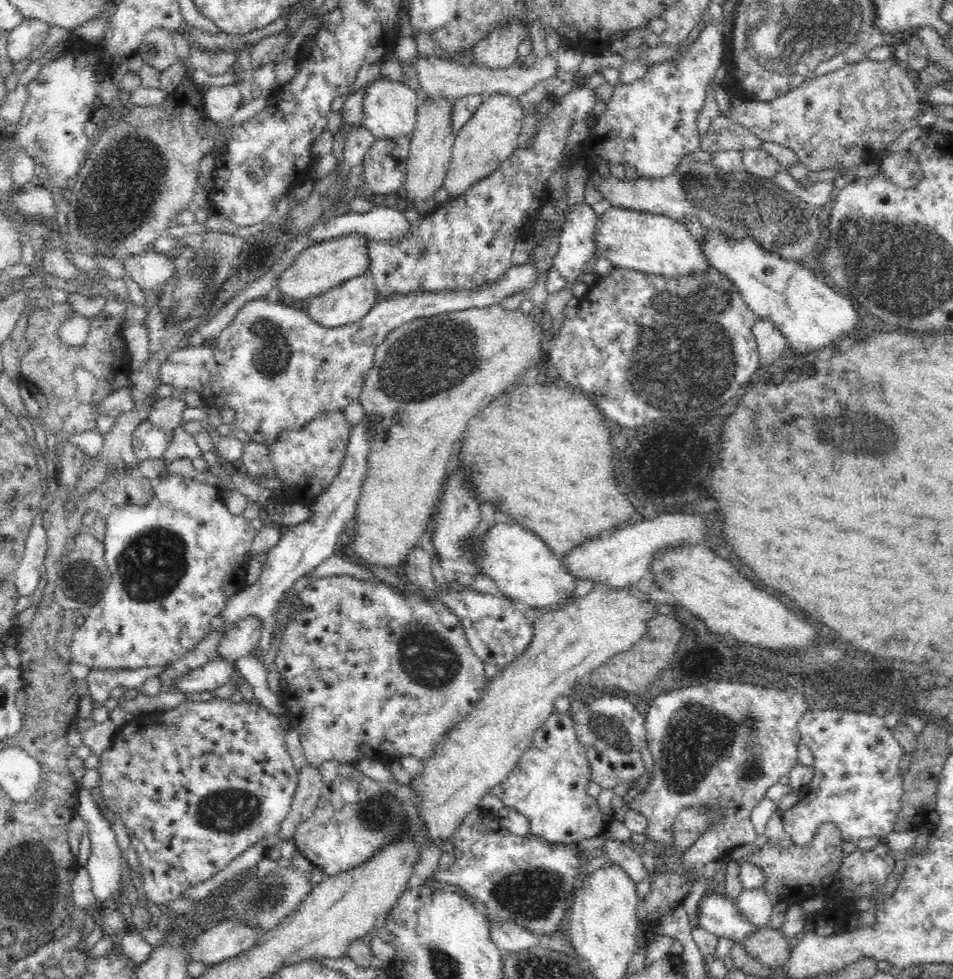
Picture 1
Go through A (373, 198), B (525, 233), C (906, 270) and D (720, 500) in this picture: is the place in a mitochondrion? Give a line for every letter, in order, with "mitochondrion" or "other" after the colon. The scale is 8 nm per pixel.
A: other
B: other
C: mitochondrion
D: other

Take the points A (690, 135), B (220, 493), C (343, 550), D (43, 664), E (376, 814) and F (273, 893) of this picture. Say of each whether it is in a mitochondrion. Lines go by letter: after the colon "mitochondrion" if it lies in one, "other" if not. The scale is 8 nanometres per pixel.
A: other
B: other
C: other
D: other
E: mitochondrion
F: mitochondrion

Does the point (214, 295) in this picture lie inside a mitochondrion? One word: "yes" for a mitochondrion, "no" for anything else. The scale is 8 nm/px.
no

